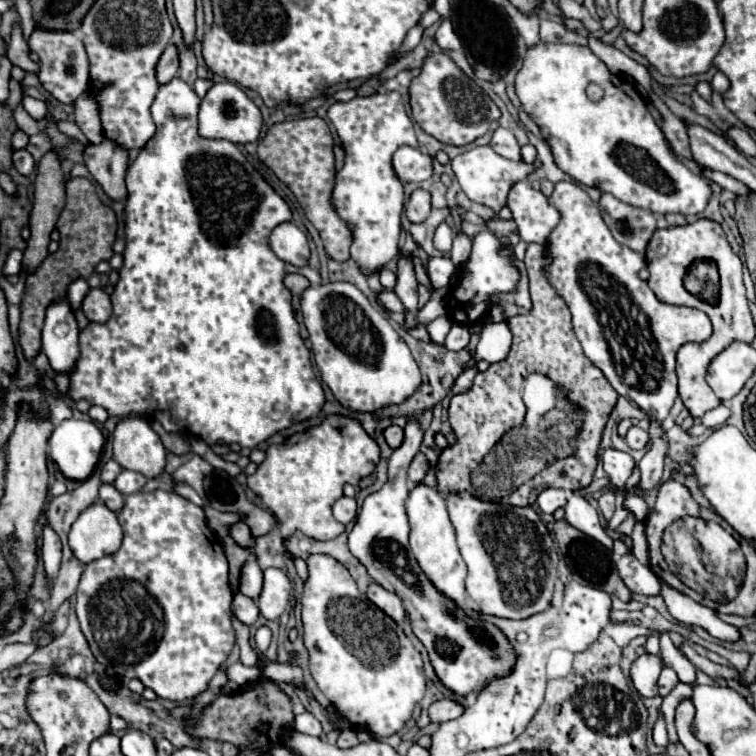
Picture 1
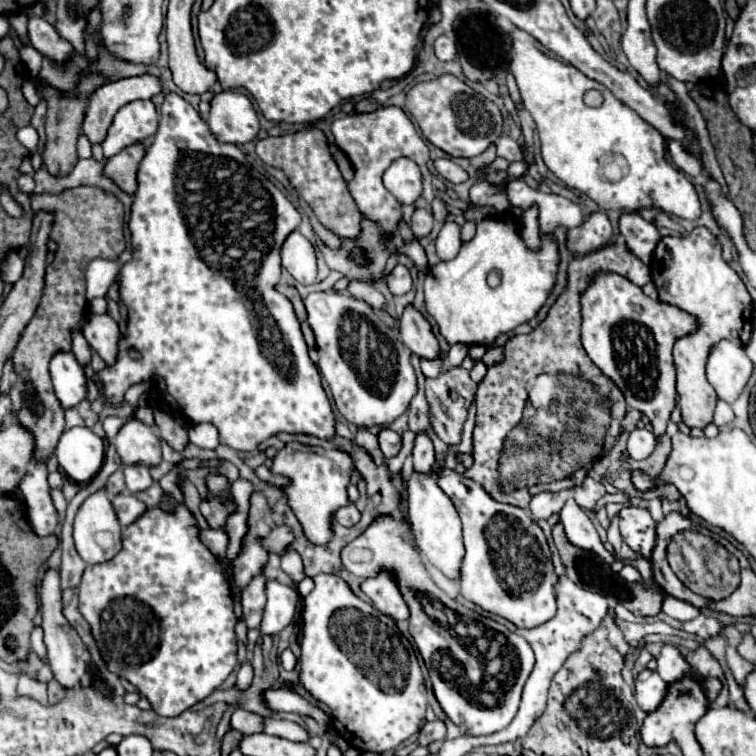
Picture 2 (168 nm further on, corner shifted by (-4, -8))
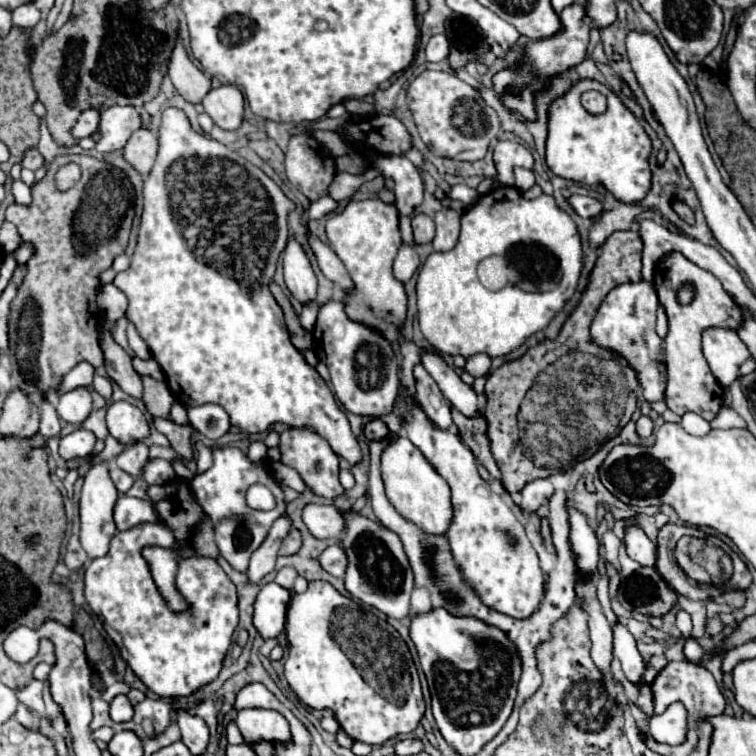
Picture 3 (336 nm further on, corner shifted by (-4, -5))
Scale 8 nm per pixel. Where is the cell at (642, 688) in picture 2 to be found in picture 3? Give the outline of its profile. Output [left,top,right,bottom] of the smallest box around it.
[637,684,653,716]

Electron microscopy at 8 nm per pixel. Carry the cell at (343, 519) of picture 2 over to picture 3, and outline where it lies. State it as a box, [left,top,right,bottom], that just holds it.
[303,504,345,538]

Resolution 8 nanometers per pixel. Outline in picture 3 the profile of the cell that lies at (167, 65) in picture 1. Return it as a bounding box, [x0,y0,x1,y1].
[71,108,101,138]

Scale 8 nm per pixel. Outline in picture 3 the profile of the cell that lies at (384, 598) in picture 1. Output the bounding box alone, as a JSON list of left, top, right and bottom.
[341,510,413,618]

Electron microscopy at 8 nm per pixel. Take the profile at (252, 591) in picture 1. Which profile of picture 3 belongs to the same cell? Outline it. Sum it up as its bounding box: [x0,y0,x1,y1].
[191,446,285,572]

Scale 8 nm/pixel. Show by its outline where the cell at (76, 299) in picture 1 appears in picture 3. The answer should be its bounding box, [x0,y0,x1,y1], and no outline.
[59,362,95,394]

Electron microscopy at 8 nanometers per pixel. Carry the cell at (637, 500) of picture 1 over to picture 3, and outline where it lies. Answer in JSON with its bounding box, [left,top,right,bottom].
[623,522,657,566]

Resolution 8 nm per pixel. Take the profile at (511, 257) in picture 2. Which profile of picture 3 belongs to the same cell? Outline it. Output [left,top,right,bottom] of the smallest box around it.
[416,186,583,358]

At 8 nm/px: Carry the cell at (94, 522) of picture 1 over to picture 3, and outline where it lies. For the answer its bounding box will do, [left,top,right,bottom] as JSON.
[79,462,119,560]

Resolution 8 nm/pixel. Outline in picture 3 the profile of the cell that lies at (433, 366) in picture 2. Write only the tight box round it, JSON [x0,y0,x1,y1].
[415,364,451,430]

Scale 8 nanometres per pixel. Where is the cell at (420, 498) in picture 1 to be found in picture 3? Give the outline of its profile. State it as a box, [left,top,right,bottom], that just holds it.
[381,436,453,536]

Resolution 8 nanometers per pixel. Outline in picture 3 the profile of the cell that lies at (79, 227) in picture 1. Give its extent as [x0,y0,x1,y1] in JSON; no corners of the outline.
[5,154,133,406]

